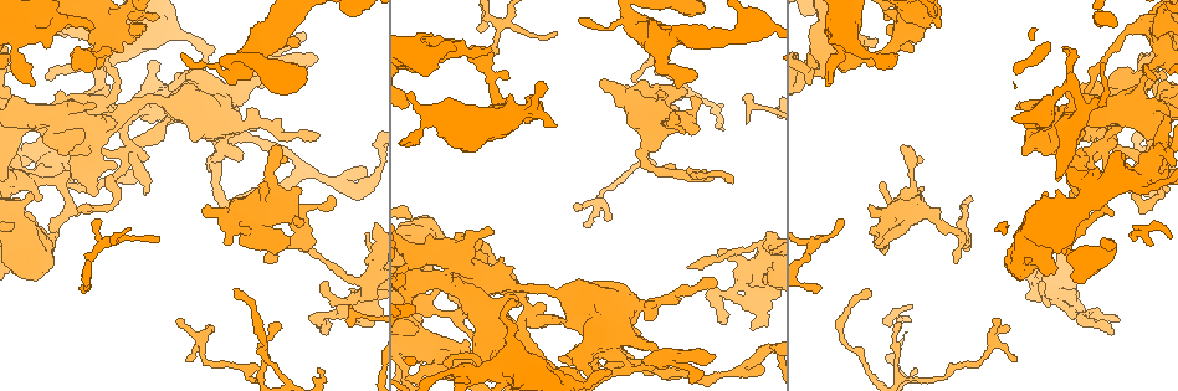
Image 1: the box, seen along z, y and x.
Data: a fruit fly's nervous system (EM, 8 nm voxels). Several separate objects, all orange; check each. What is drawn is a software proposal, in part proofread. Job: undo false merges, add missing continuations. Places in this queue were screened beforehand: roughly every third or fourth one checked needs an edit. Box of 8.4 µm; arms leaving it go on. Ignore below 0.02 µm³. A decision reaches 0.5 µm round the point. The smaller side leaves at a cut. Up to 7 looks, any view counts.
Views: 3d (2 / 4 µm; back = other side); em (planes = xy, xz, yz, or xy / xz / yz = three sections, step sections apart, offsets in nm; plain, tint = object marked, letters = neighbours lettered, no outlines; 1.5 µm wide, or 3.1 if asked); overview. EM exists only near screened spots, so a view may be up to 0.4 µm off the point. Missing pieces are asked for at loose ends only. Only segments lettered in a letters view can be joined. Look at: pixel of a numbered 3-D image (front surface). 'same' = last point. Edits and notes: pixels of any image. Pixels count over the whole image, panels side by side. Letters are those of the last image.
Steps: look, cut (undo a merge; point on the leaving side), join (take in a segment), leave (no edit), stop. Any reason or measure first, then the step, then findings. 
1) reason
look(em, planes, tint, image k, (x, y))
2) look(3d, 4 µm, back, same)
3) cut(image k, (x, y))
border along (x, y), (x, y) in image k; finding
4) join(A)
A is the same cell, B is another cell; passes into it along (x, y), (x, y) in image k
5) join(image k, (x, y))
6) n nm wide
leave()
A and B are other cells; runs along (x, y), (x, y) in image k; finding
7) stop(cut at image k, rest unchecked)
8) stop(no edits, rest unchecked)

branch stops here
look(em, planes, letters, image 1, (713, 179))

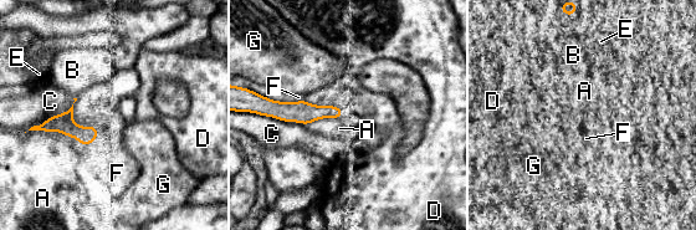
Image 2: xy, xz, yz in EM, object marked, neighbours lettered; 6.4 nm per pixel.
join(F)
F is the same cell, A, B, C, D, E and G are other cells; it goes on there

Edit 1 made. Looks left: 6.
see it whole again
look(overview)

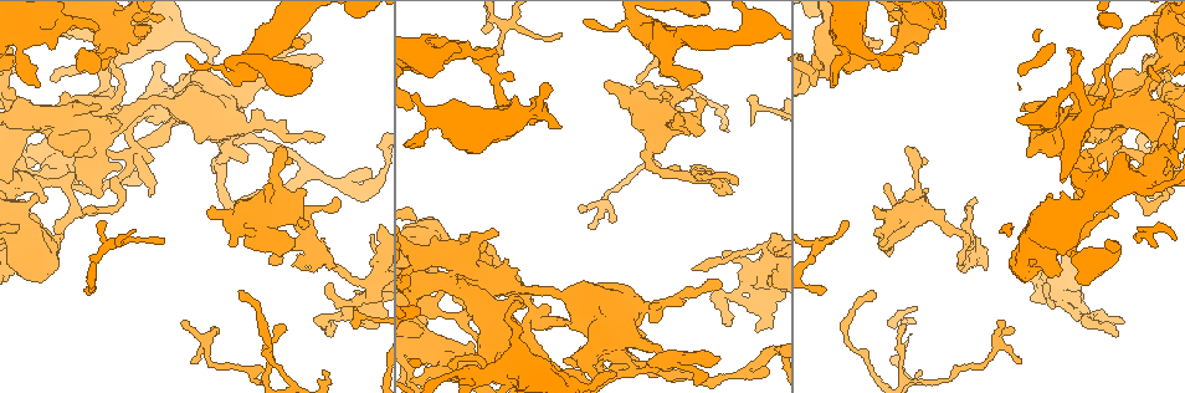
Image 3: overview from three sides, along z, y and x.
look(em, xy, step 4, tint, image 3, (499, 54))

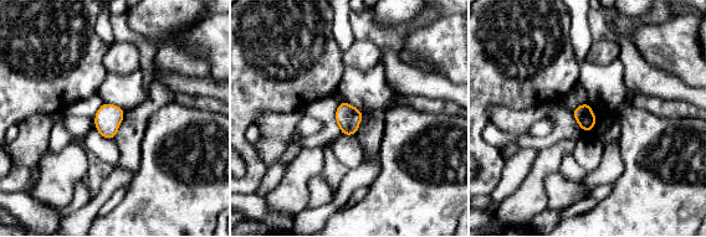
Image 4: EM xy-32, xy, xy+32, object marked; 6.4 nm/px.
look(em, planes, letters, same)

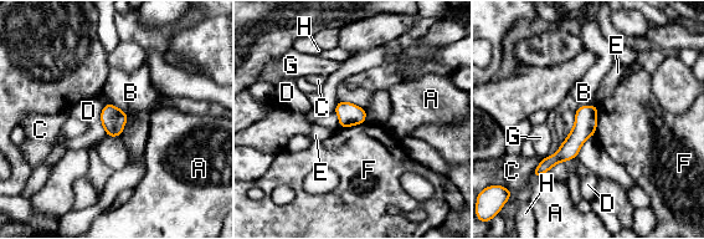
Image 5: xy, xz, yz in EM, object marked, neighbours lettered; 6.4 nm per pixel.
D touches over 200 nm
leave()
A, B, C, D, E, F, G and H are other cells; runs along (592, 107), (575, 140), (538, 171) in image 5; no lettered segment goes on from it

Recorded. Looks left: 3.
branch stops here
look(3d, 2 µm, image 3, (494, 52))

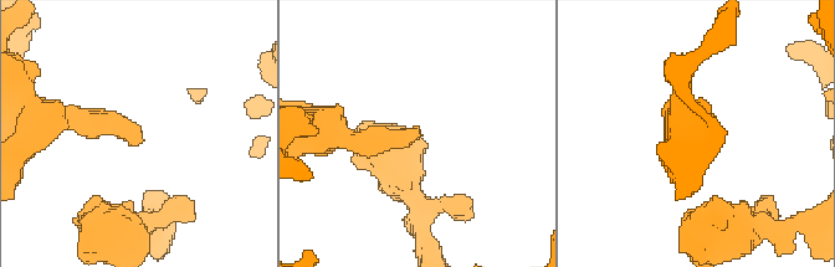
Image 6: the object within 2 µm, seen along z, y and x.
look(em, planes, letters, image 6, (420, 135))

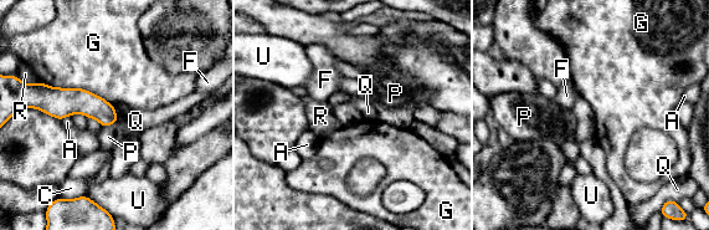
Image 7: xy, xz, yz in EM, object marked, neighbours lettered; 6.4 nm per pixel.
leave()
A, C, F, G, P, Q, R and U are other cells; border along (114, 107), (118, 121) in image 7; none of them fits

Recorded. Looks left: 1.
stop(join at image 2, rest unchecked)

